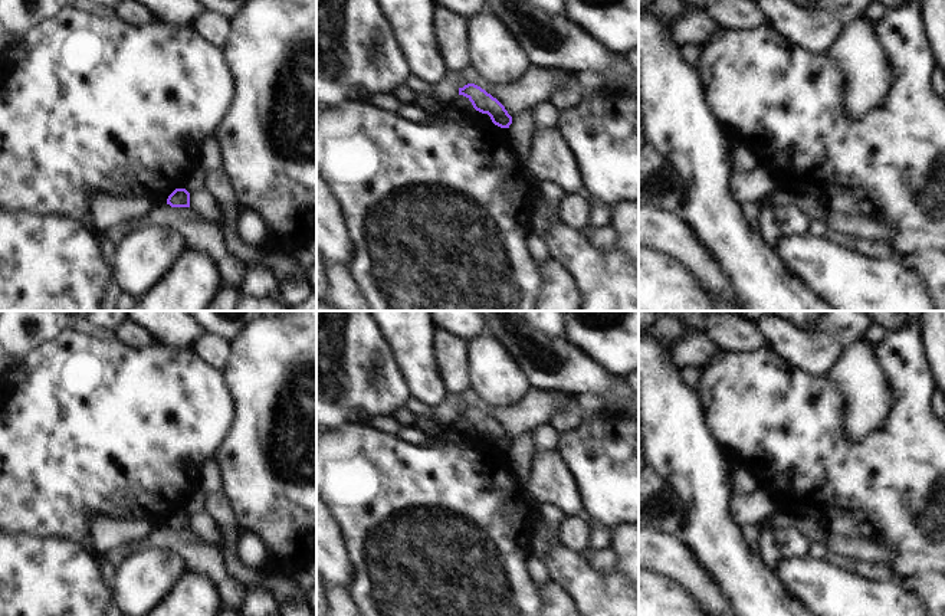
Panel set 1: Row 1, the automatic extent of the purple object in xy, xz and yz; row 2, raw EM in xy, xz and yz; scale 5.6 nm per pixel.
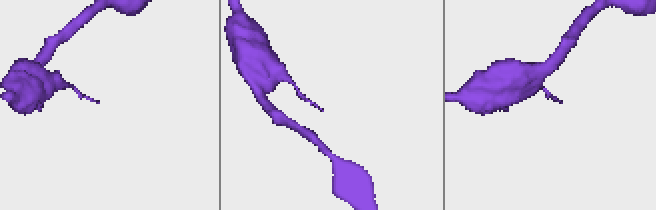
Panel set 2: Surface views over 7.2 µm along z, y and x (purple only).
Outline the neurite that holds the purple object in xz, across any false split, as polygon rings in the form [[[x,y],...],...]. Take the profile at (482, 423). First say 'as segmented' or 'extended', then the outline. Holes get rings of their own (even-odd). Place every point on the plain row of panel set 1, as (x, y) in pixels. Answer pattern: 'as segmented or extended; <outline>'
as segmented; [[[467,406],[459,410],[459,417],[466,419],[476,433],[488,436],[495,448],[509,450],[512,446],[512,439],[505,429],[480,409]]]

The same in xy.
as segmented; [[[175,511],[167,521],[171,530],[190,530],[190,515],[186,511]]]

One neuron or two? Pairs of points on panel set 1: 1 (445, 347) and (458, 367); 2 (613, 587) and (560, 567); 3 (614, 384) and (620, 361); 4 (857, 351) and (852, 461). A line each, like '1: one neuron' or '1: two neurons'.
1: one neuron
2: one neuron
3: two neurons
4: two neurons

